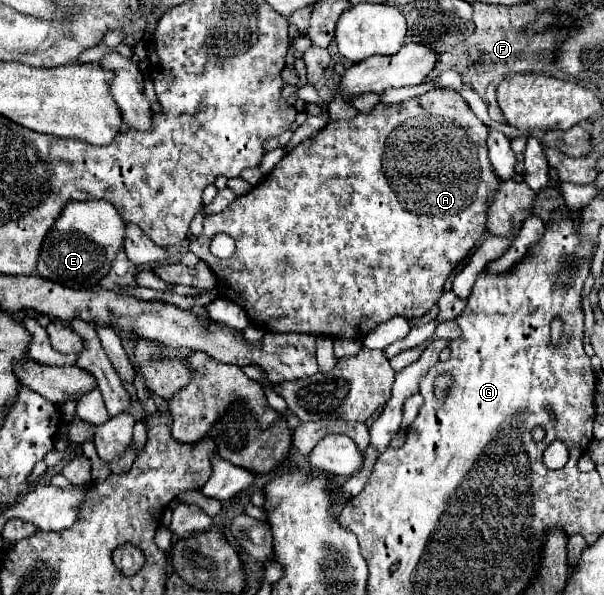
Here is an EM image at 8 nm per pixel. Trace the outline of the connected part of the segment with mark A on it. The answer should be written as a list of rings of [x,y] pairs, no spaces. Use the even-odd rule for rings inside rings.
[[[429,90],[423,96],[413,96],[399,106],[385,106],[379,102],[371,112],[357,112],[357,116],[351,120],[331,120],[315,136],[303,140],[291,152],[287,152],[273,168],[273,172],[259,182],[259,186],[253,186],[247,194],[235,198],[233,204],[223,212],[207,216],[201,236],[191,242],[189,248],[215,272],[219,296],[243,306],[251,322],[263,330],[307,332],[315,336],[361,340],[361,336],[375,330],[381,322],[389,320],[395,314],[401,314],[409,320],[419,318],[435,306],[443,292],[443,282],[457,266],[461,266],[469,258],[471,250],[477,246],[481,234],[485,232],[487,202],[495,192],[495,186],[499,186],[499,176],[495,174],[487,158],[487,132],[489,128],[475,116],[469,104],[455,90]],[[219,232],[225,232],[235,240],[235,252],[229,260],[221,260],[209,252],[211,240]]]

